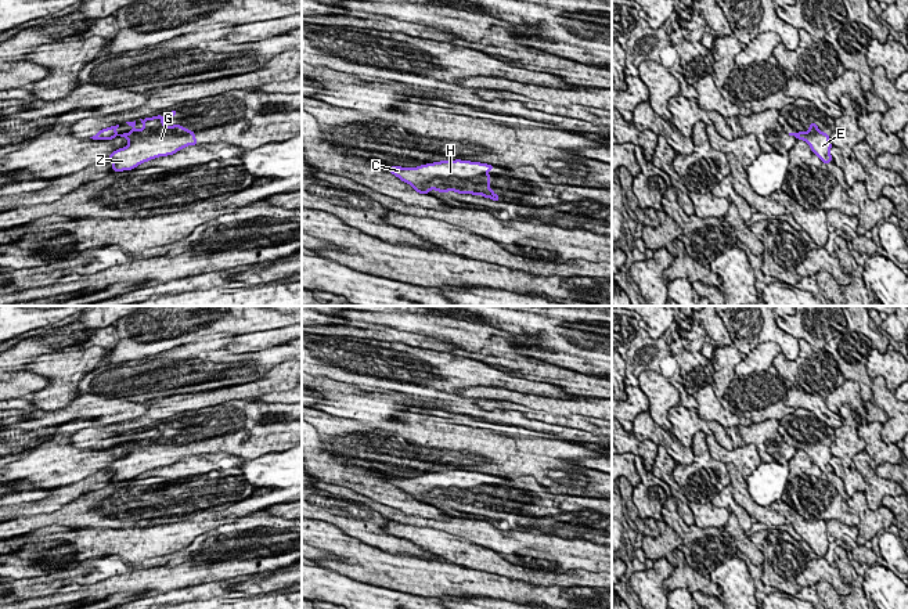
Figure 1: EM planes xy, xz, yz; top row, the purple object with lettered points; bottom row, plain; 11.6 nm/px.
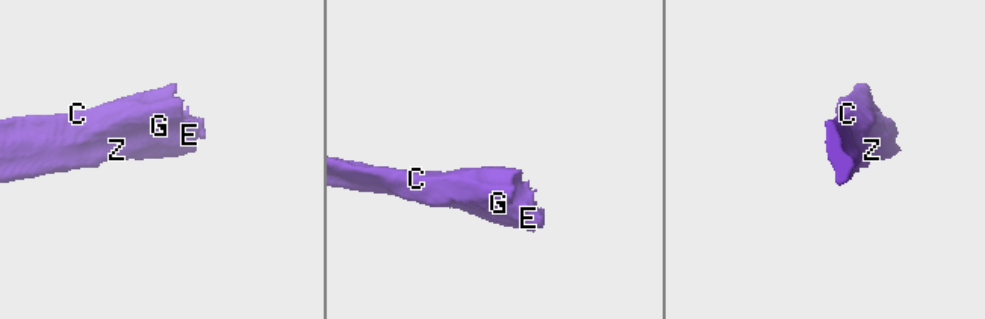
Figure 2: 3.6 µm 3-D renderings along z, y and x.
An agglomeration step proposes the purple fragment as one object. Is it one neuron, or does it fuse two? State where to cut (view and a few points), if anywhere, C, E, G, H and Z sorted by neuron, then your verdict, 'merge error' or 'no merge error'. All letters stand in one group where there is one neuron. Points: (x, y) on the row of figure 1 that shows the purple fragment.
cut none; groups C E G H Z; no merge error

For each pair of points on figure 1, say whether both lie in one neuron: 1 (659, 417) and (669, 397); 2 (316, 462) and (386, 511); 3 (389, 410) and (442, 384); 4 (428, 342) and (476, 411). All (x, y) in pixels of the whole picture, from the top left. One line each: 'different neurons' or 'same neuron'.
1: same neuron
2: different neurons
3: different neurons
4: different neurons

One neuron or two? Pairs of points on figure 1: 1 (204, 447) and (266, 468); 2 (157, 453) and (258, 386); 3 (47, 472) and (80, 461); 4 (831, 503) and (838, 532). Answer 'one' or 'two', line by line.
1: two
2: two
3: one
4: two

